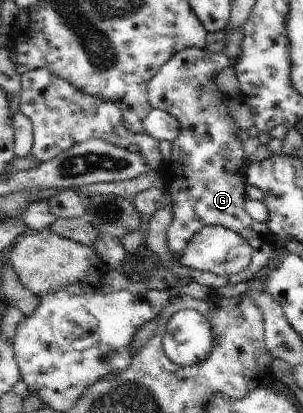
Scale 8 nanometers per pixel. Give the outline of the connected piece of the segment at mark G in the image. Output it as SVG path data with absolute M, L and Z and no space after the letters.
M185 48L165 63L165 65L153 76L148 83L148 98L153 107L165 110L175 116L179 121L179 135L172 141L172 152L168 157L167 165L172 168L167 173L173 175L171 186L166 188L174 199L173 221L166 231L167 247L173 256L182 256L189 240L204 227L223 226L232 229L235 233L241 234L254 249L249 266L238 274L227 274L220 276L213 272L204 272L197 269L184 269L185 273L192 281L209 288L219 288L224 285L235 285L245 283L253 278L253 275L263 268L274 254L275 236L267 227L266 223L255 221L249 213L245 211L244 203L248 200L246 181L248 177L248 165L245 163L245 153L243 152L243 139L239 136L242 129L237 126L235 119L229 114L227 106L227 95L221 91L216 84L215 78L227 67L231 65L227 53L214 53L206 48Z

